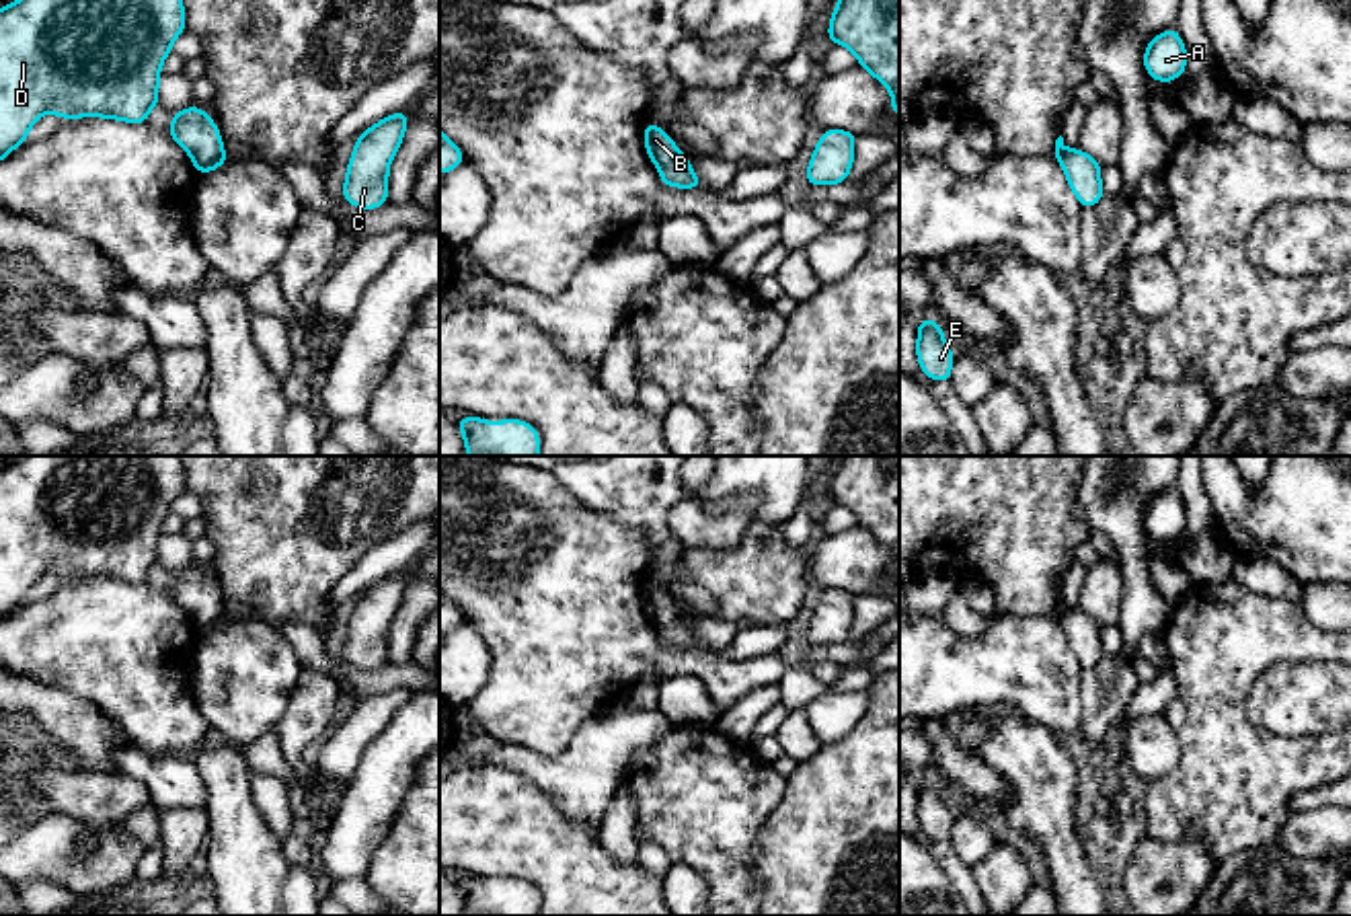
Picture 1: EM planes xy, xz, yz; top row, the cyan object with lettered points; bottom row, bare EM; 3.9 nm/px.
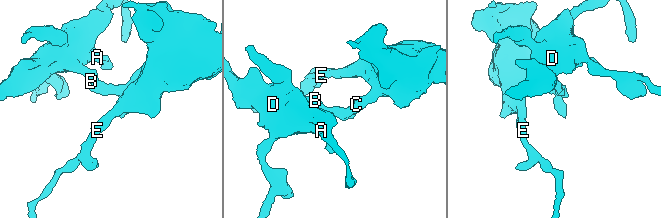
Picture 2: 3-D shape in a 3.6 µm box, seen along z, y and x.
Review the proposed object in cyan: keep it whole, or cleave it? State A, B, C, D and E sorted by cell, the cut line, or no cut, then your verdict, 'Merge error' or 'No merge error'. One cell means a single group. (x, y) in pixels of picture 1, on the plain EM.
Groups: A B D / C E. Split along xy (222, 613), (198, 629). Merge error

